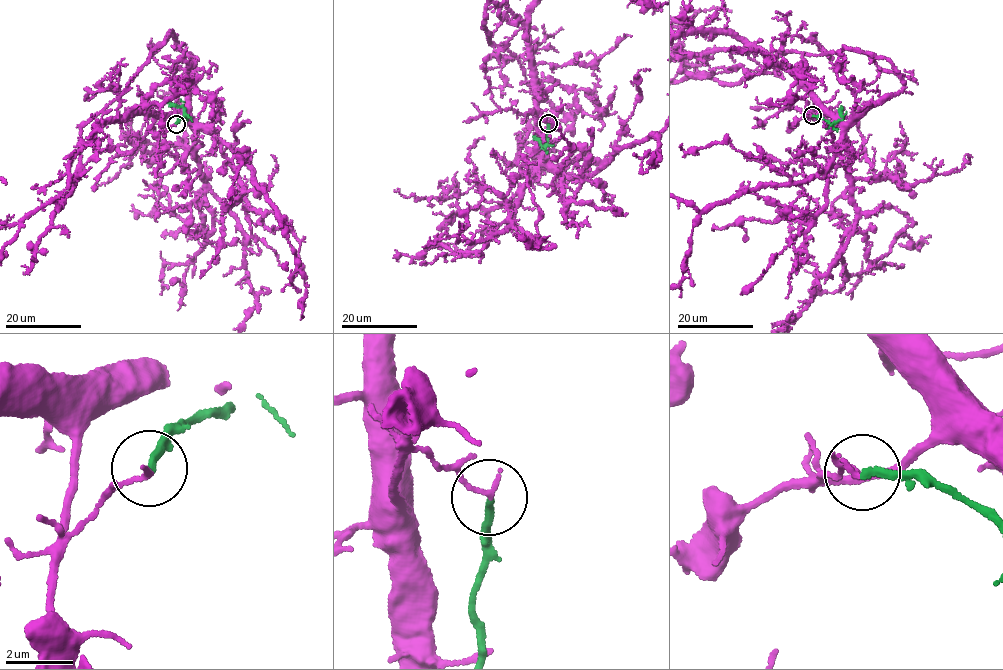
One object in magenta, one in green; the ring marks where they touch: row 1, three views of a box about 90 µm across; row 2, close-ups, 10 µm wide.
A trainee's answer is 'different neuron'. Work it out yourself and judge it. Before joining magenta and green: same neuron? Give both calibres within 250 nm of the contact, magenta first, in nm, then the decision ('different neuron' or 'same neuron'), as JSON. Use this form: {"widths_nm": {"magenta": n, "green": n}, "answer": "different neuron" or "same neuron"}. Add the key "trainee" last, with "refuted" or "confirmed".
{"widths_nm": {"magenta": 160, "green": 220}, "answer": "different neuron", "trainee": "confirmed"}

